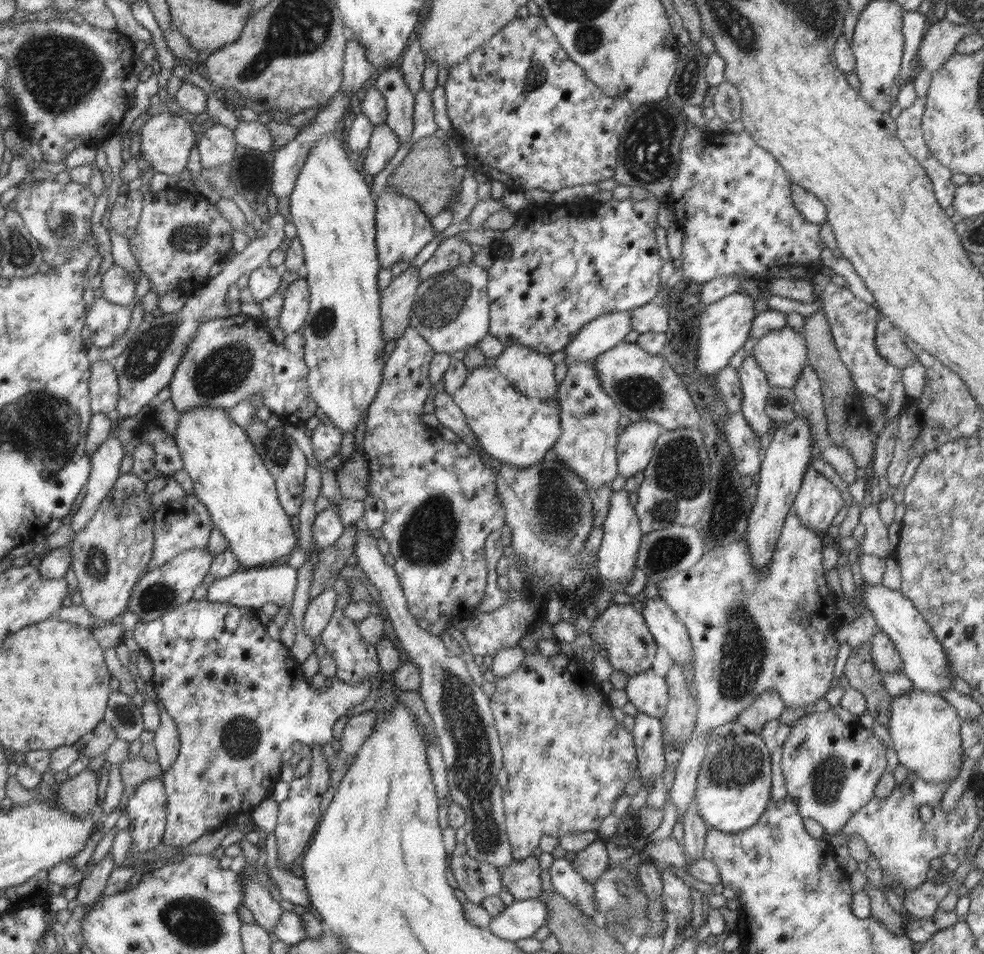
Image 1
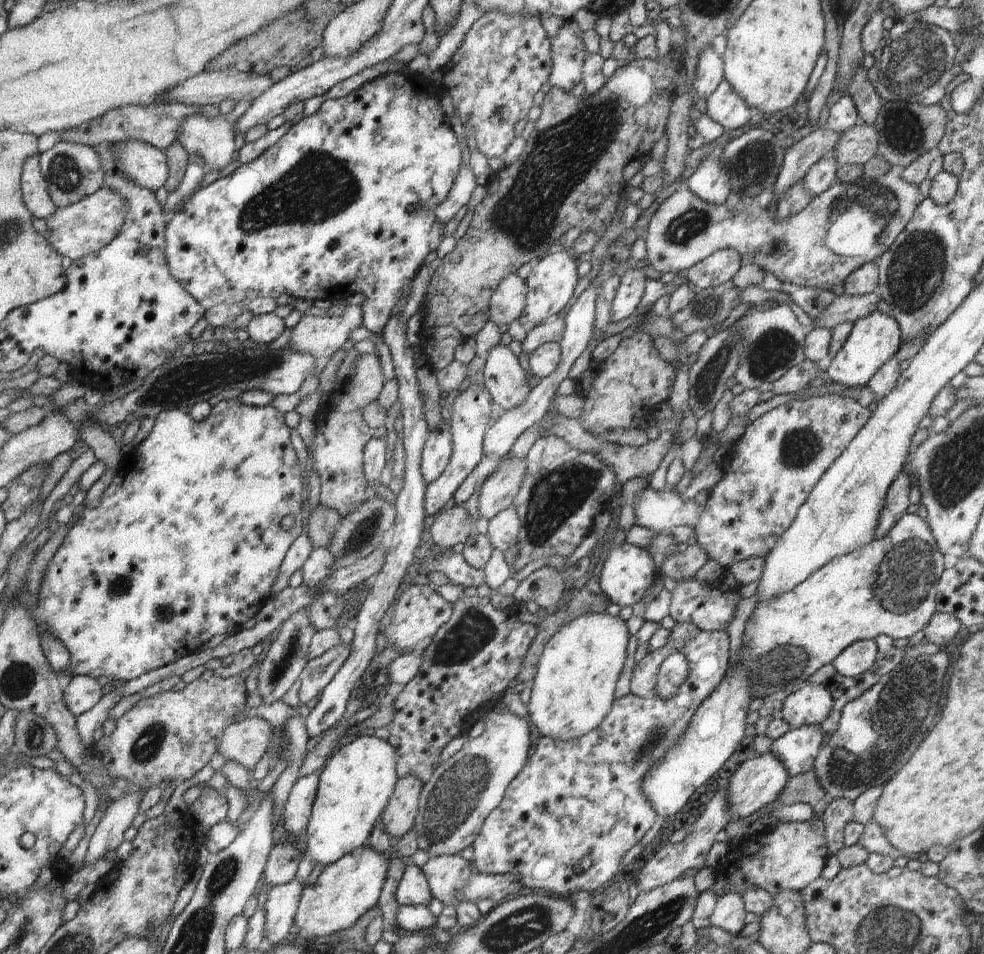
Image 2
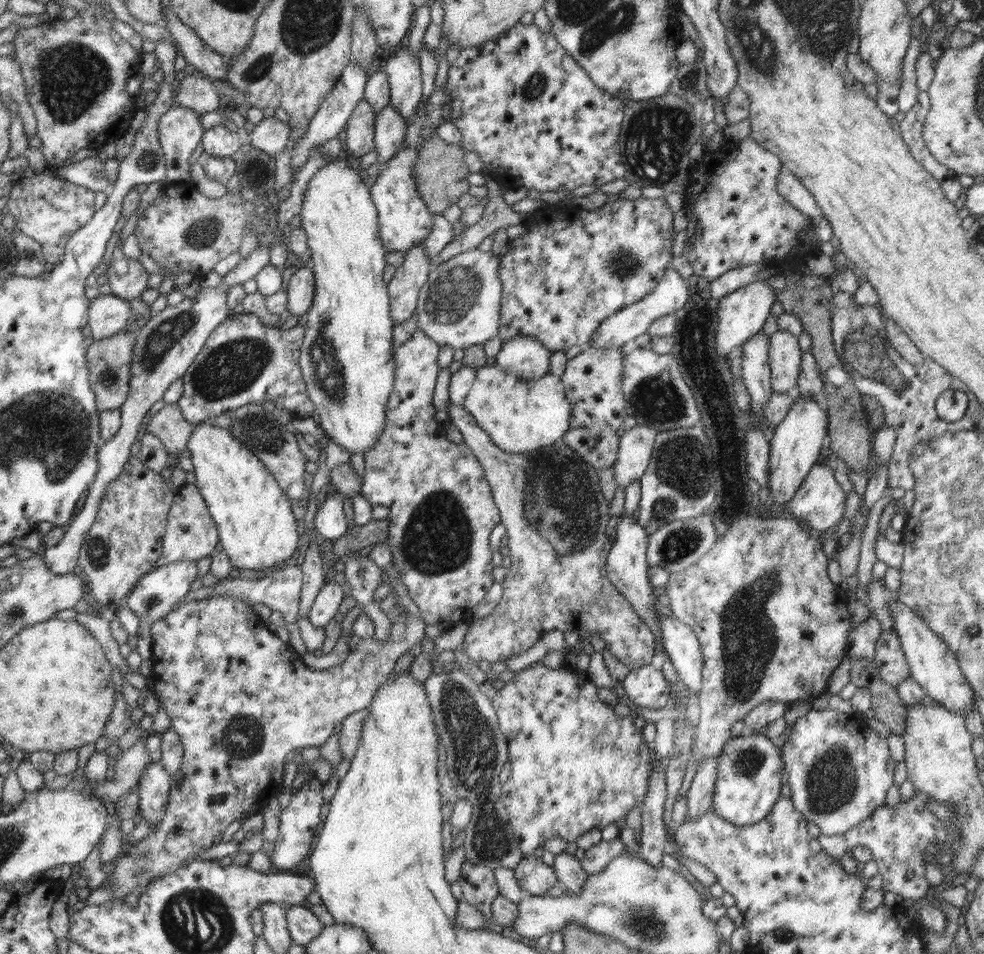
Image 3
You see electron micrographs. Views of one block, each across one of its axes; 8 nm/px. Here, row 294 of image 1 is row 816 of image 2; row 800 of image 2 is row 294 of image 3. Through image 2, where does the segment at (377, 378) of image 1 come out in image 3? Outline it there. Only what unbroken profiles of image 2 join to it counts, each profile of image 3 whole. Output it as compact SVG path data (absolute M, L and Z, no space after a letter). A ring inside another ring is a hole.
M344 157L336 158L332 162L326 163L324 168L320 168L308 182L304 193L304 202L302 203L302 210L300 210L300 227L306 231L307 243L311 250L311 269L314 273L314 296L311 307L303 317L303 324L305 327L305 335L302 346L300 347L299 365L302 371L303 381L305 382L308 396L313 402L315 412L320 416L320 426L325 431L325 434L335 442L349 450L352 455L356 452L363 453L377 443L378 437L382 434L385 427L385 410L386 403L389 399L389 394L392 392L395 379L394 348L392 344L392 331L394 324L390 316L390 295L388 294L386 277L384 273L387 272L388 264L386 262L386 250L382 244L379 235L379 225L377 210L374 201L371 197L371 192L364 185L360 175L358 175L358 168L355 162Z

